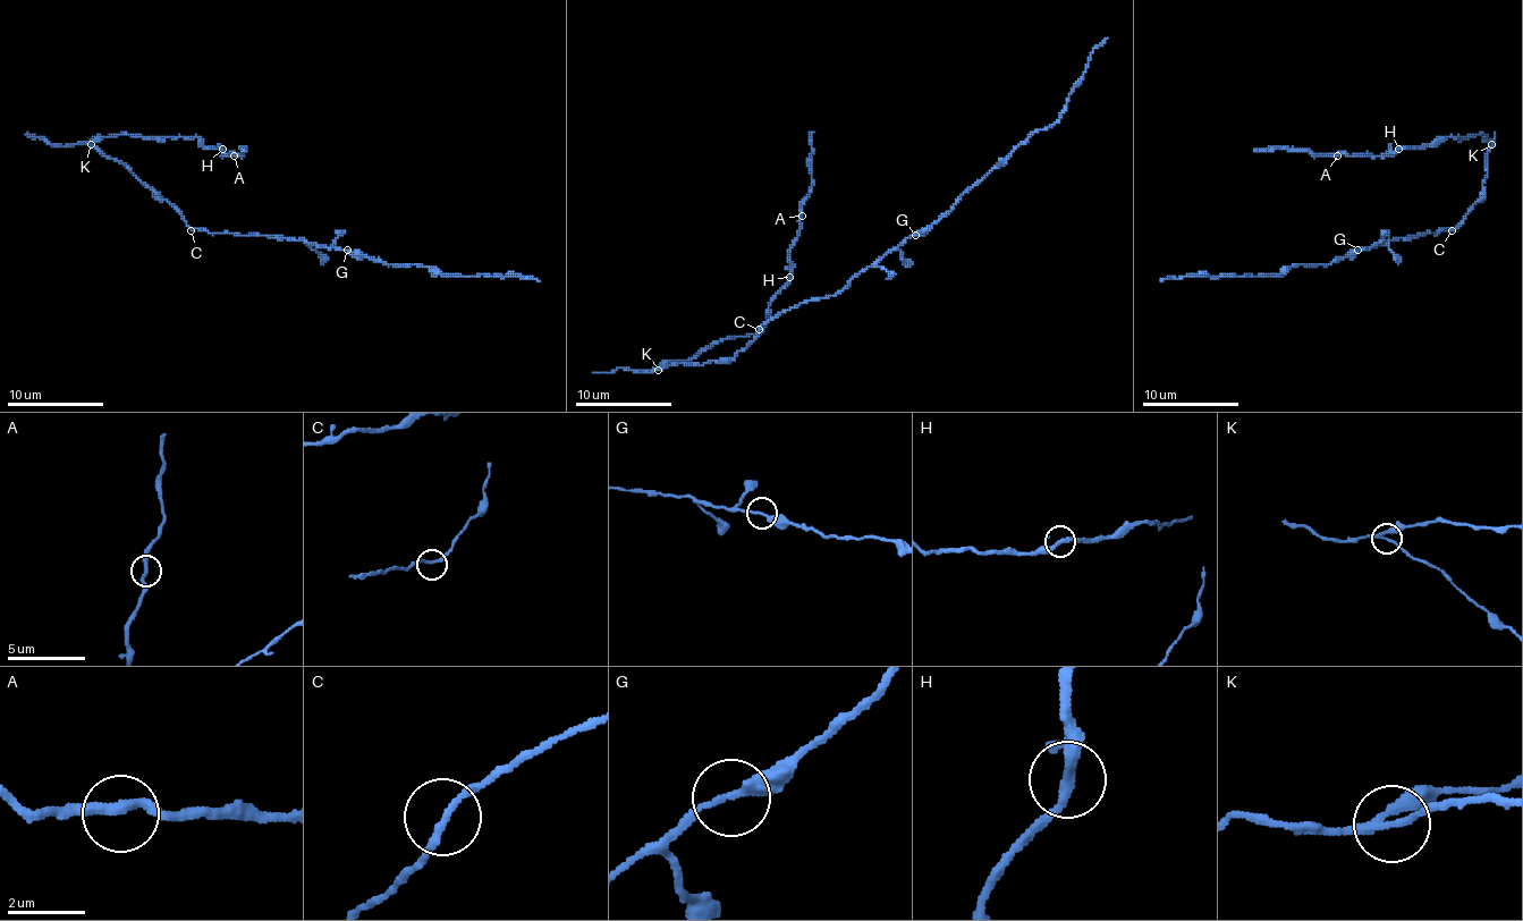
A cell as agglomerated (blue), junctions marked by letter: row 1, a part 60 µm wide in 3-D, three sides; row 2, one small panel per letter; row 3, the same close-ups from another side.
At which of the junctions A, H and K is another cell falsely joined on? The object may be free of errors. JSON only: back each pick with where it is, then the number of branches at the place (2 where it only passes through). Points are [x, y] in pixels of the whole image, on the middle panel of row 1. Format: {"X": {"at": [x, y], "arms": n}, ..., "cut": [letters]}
{"K": {"at": [658, 370], "arms": 3}, "cut": ["K"]}

